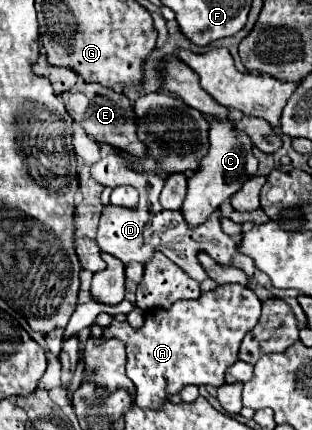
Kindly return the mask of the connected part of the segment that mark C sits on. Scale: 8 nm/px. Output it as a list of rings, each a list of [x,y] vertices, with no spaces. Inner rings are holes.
[[[212,121],[210,125],[210,151],[202,159],[202,167],[188,179],[188,195],[182,203],[182,215],[190,229],[200,227],[206,219],[258,169],[258,161],[252,155],[252,141],[248,135],[234,129],[234,121]]]

